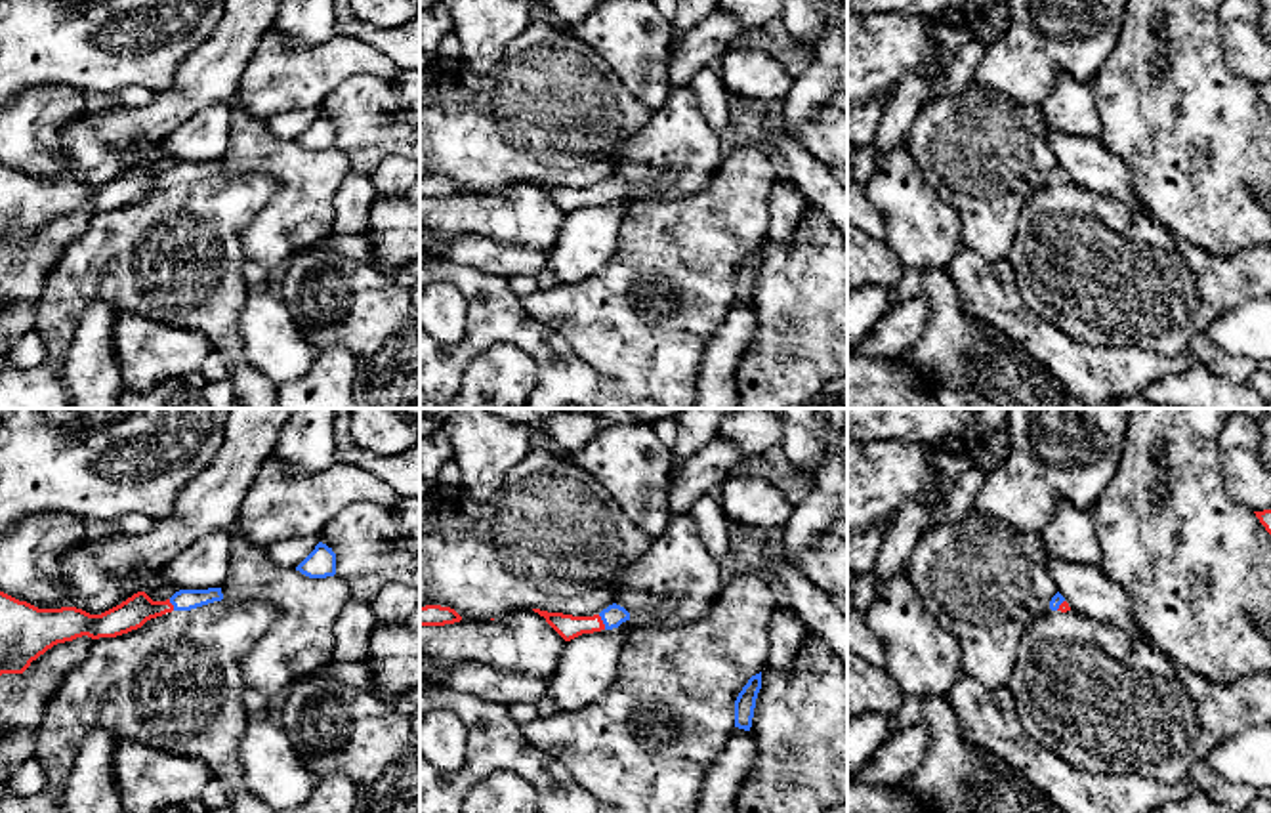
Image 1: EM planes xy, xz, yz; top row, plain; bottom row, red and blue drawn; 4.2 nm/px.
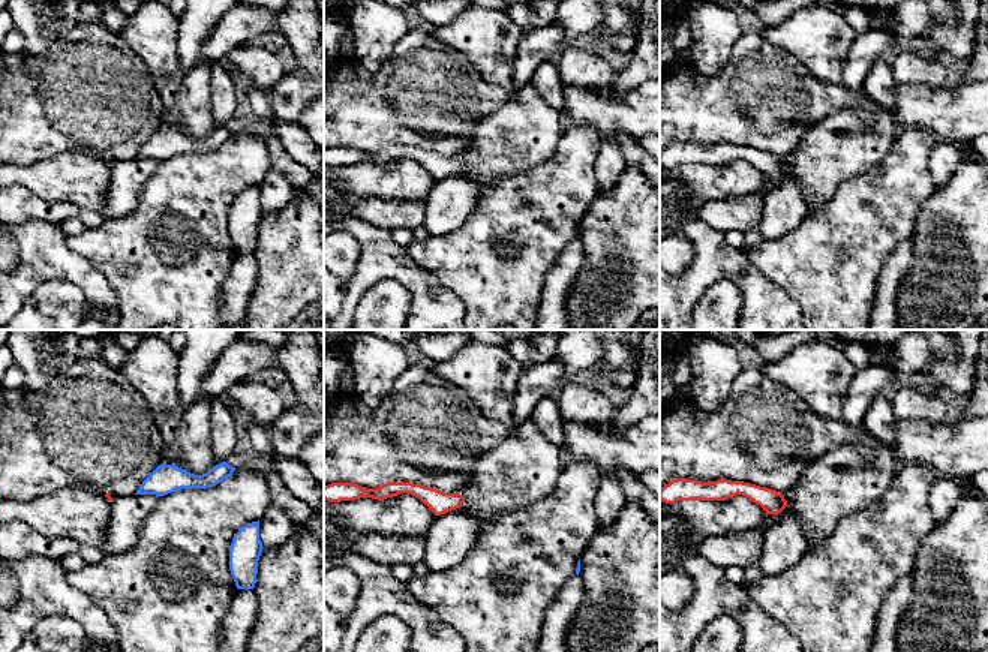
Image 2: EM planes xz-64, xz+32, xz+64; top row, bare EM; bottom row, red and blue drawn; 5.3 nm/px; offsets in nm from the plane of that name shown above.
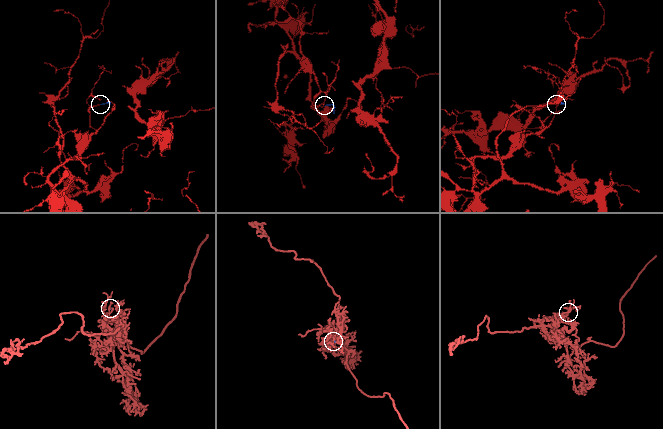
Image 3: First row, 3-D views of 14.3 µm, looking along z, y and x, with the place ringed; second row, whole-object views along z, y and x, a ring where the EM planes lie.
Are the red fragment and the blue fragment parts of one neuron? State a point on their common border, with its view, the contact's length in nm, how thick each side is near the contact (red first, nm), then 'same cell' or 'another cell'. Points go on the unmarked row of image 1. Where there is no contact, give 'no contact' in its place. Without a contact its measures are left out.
contact xz (602, 195); length 70 nm; calibres 100 and 90 nm; same cell

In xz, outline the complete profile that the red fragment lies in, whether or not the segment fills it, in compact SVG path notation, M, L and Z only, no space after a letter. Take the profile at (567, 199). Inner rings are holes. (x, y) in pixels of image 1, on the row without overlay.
M616 176L609 177L599 187L594 187L594 189L573 189L573 187L563 187L563 185L548 185L540 181L532 181L532 183L544 189L546 195L565 214L571 214L582 206L613 202L613 200L618 200L622 195L630 193L630 185Z

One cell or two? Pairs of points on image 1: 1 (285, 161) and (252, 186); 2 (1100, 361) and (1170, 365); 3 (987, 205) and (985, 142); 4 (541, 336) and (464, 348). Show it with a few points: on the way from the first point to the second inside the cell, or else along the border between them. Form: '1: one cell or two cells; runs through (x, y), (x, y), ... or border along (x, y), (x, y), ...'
1: two cells; border along (224, 170), (275, 182), (254, 220)
2: one cell; runs through (1117, 365), (1153, 365)
3: one cell; runs through (987, 189), (985, 157)
4: one cell; runs through (521, 331), (483, 333)

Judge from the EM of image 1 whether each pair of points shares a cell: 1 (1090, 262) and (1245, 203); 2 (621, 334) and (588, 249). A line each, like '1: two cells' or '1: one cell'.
1: two cells
2: two cells

